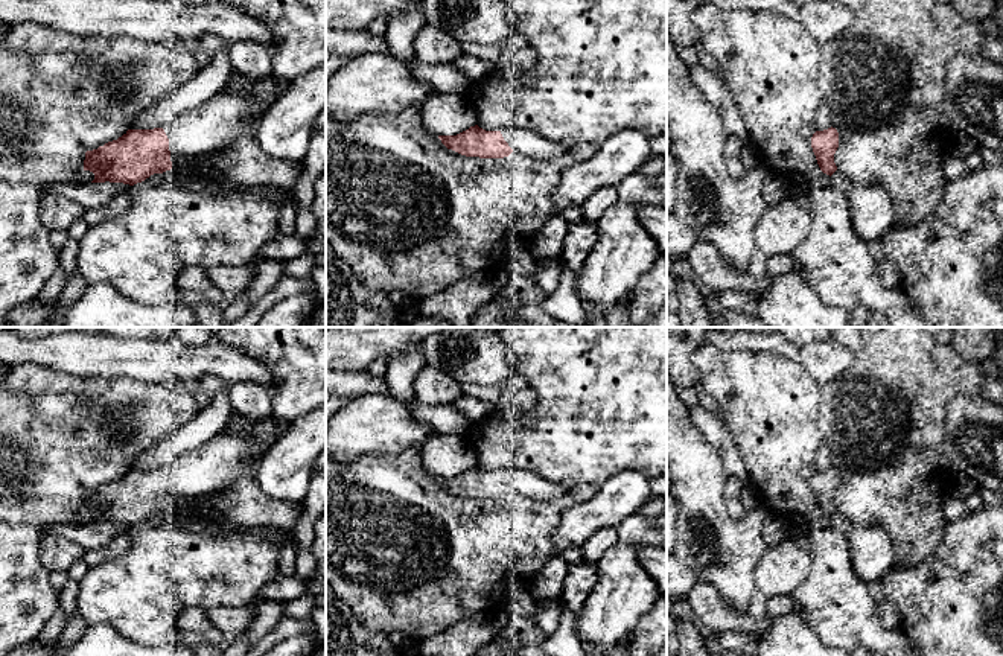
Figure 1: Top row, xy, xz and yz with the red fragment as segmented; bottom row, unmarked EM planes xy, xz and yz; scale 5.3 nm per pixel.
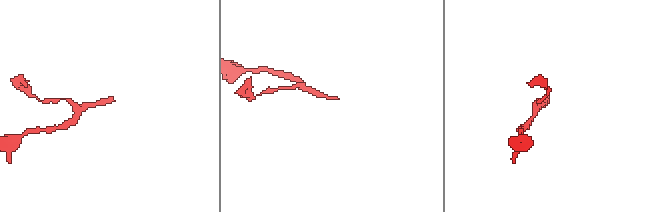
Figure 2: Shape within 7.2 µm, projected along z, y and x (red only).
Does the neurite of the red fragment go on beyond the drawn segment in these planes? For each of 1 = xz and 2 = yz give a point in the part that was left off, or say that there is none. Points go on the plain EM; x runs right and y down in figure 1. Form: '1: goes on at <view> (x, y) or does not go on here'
1: goes on at xz (527, 484)
2: does not go on here

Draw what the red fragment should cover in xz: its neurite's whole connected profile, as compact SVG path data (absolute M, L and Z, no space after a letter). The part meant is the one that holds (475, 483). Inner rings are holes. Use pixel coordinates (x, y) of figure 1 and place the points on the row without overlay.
M478 466L457 476L438 476L438 479L447 490L479 499L504 499L514 492L521 496L546 502L563 498L571 492L565 486L552 484L531 472L486 472Z

